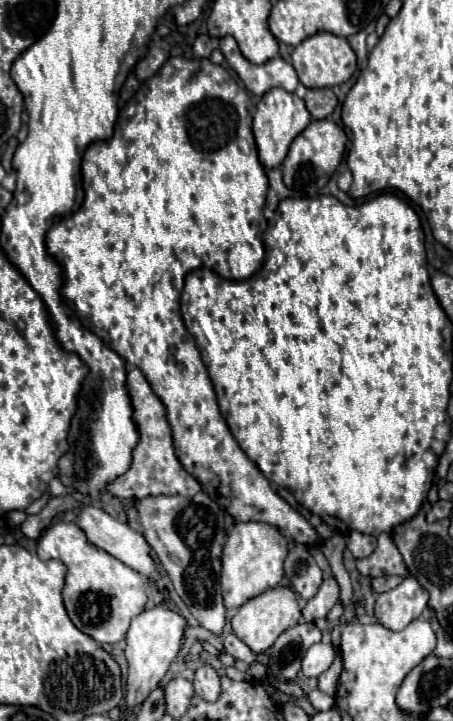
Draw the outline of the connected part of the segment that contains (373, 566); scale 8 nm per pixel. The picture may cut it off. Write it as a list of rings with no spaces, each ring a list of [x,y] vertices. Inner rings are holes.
[[[389,534],[377,536],[377,548],[373,550],[371,556],[357,560],[357,570],[363,576],[371,576],[371,578],[373,576],[389,576],[389,574],[407,576],[405,562]]]

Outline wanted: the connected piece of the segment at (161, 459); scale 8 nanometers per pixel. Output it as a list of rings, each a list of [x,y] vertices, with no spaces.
[[[131,366],[127,370],[127,394],[131,398],[131,408],[133,408],[133,420],[137,424],[139,432],[139,444],[133,448],[133,460],[129,470],[115,478],[113,482],[107,484],[107,494],[117,496],[117,498],[145,498],[145,496],[173,496],[173,494],[183,494],[183,496],[195,496],[201,486],[193,476],[189,476],[175,452],[173,452],[173,438],[171,438],[171,428],[165,418],[165,408],[161,400],[153,394],[149,382],[141,374],[139,368]]]

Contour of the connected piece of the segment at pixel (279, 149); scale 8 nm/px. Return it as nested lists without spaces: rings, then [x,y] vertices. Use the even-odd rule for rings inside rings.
[[[271,88],[267,94],[263,94],[263,98],[257,104],[257,112],[253,116],[253,134],[255,134],[261,164],[267,170],[281,166],[281,160],[285,158],[289,144],[301,130],[305,130],[309,122],[311,116],[305,108],[305,102],[295,92],[287,92],[283,88]]]

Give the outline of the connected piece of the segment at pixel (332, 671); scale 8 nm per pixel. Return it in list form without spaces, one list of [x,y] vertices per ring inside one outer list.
[[[341,656],[335,658],[335,662],[329,666],[329,670],[325,670],[321,676],[319,676],[319,690],[327,692],[327,694],[335,694],[337,690],[337,682],[339,682],[339,672],[341,672]]]

